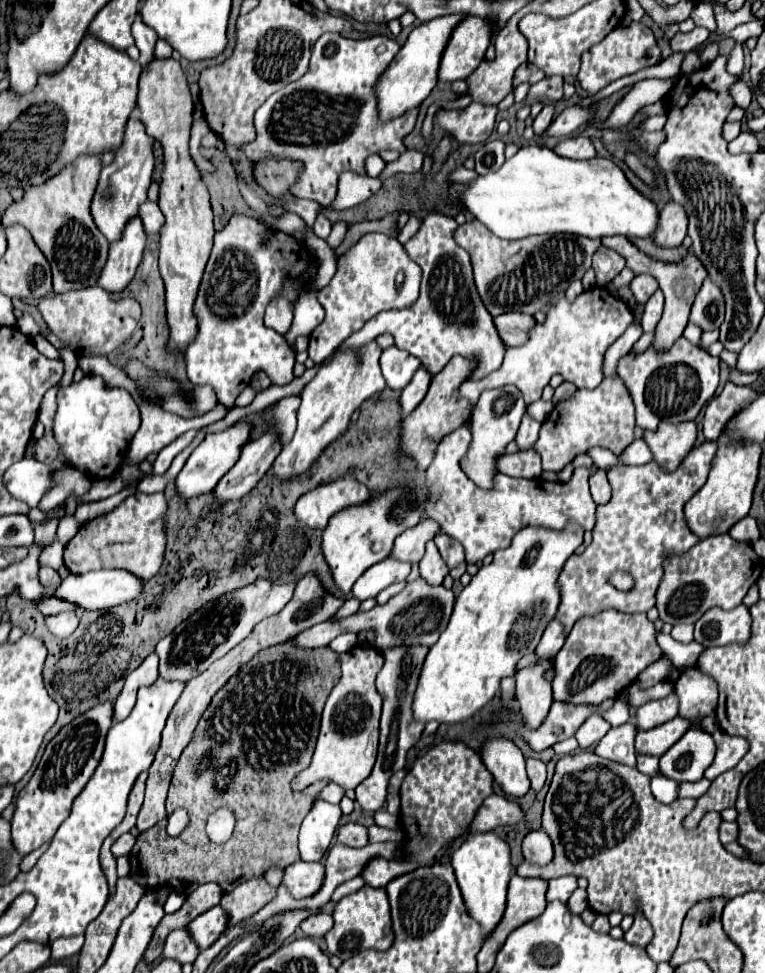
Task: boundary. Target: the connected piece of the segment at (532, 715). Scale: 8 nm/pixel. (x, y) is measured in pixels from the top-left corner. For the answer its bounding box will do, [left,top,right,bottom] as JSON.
[514,657,554,729]

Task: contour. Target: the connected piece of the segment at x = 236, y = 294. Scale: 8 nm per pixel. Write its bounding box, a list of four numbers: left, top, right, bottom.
[186,215,324,407]

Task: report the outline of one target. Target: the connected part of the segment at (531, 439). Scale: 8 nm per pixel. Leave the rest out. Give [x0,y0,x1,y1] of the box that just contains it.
[516,415,540,451]

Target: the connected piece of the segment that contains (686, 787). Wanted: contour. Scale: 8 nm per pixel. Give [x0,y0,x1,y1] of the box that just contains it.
[678,779,710,799]

